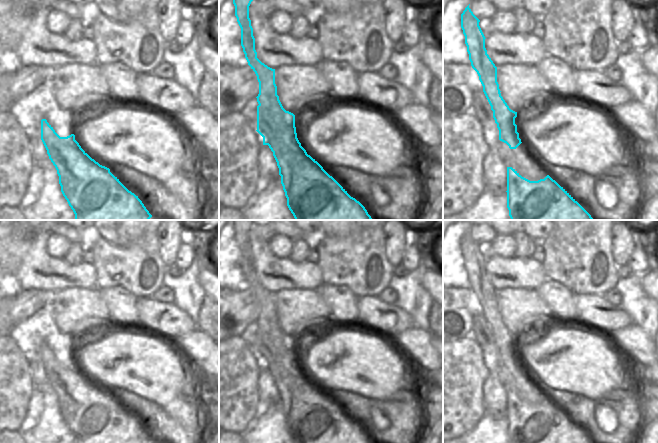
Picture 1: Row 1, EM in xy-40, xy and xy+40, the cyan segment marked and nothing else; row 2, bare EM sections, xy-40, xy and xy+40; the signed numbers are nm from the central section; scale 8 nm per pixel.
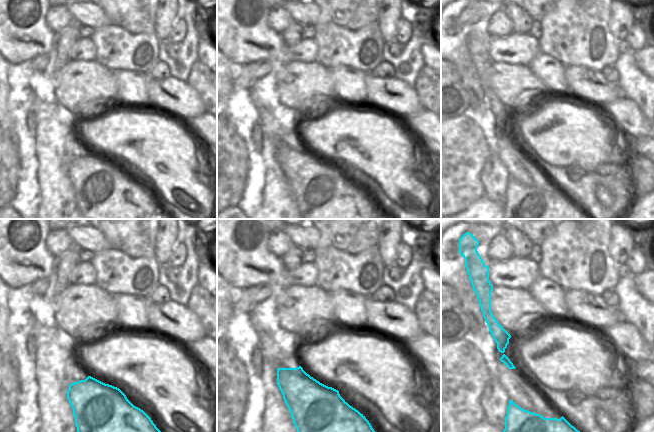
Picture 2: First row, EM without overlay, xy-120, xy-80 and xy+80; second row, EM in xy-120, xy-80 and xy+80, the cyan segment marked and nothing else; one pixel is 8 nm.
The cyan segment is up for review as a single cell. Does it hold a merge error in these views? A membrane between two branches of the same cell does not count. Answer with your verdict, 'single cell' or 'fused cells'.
fused cells

